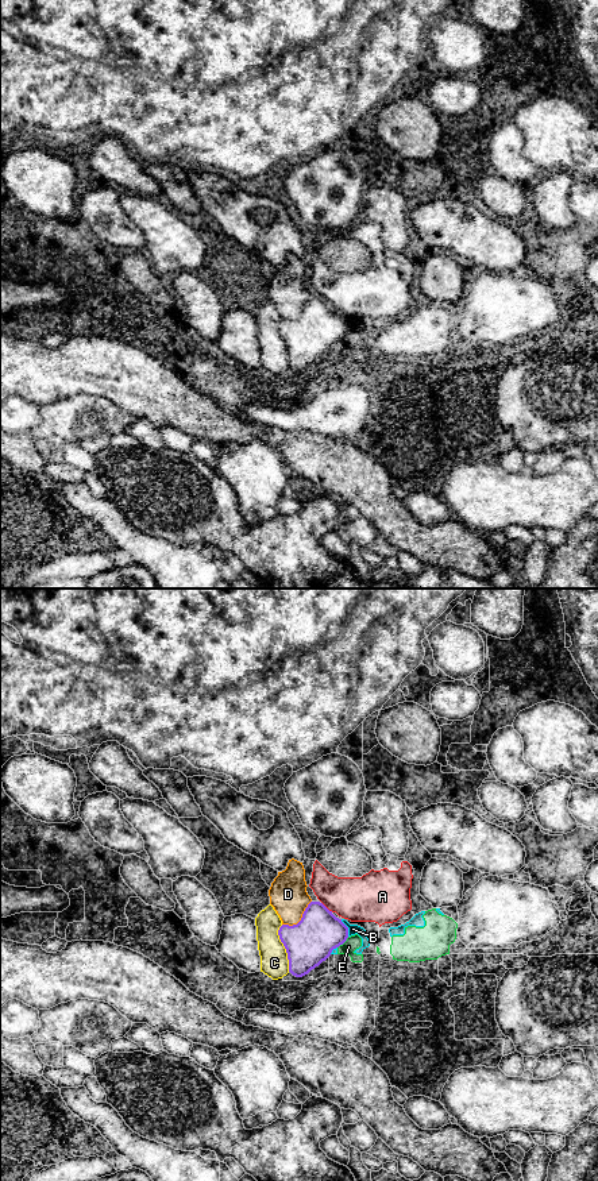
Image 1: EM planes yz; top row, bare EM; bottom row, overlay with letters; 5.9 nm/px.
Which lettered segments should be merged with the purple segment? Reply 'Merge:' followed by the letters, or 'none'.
Merge: none

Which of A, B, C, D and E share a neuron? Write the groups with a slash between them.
A / B E / C / D

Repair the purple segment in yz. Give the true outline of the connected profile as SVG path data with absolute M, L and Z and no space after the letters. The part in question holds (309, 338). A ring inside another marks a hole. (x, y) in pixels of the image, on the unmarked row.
M310 297L301 316L293 321L282 320L278 331L288 348L289 367L302 373L347 336L348 323L323 298Z

